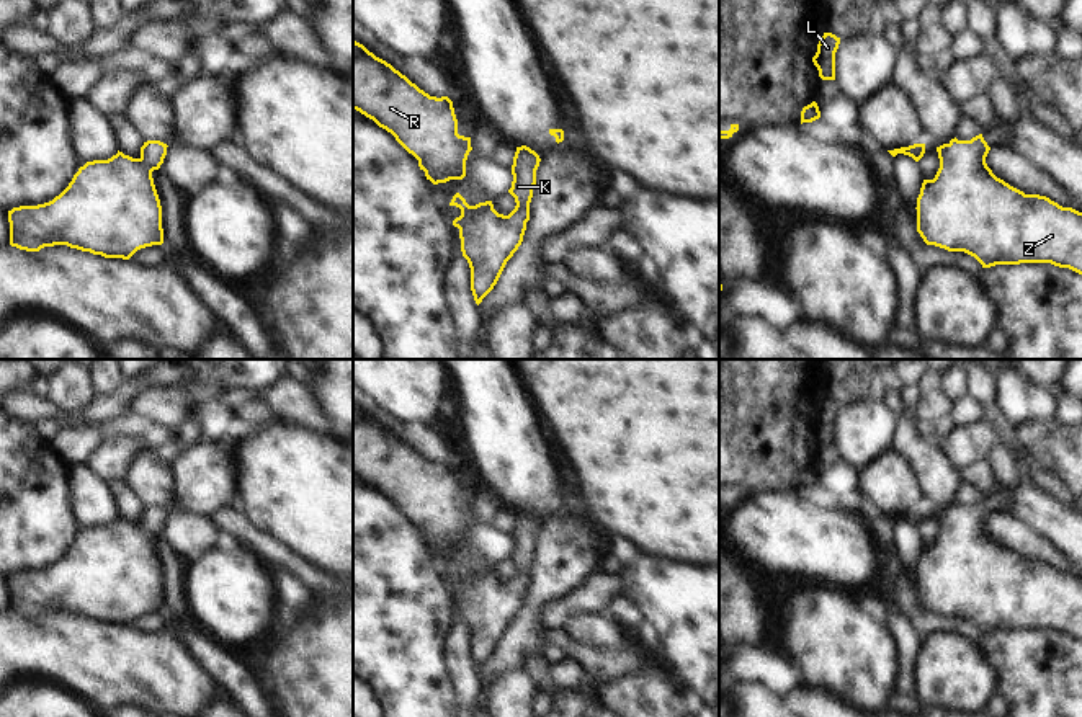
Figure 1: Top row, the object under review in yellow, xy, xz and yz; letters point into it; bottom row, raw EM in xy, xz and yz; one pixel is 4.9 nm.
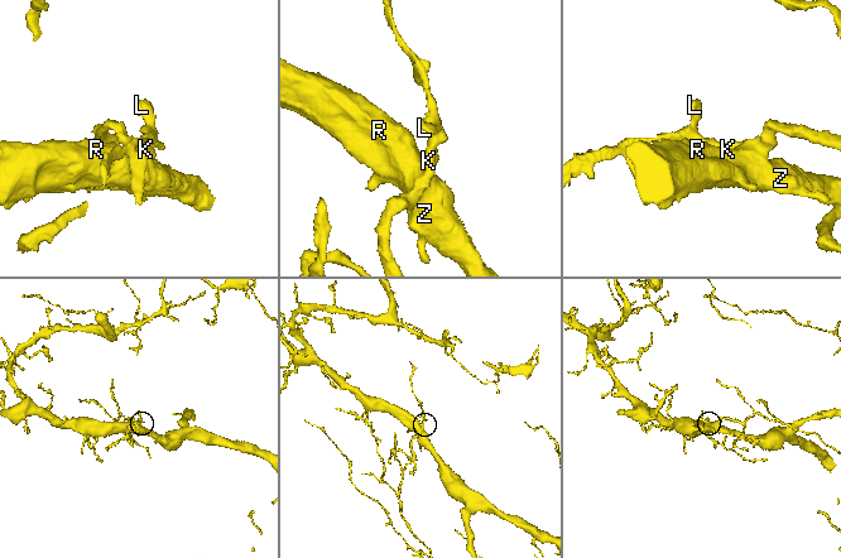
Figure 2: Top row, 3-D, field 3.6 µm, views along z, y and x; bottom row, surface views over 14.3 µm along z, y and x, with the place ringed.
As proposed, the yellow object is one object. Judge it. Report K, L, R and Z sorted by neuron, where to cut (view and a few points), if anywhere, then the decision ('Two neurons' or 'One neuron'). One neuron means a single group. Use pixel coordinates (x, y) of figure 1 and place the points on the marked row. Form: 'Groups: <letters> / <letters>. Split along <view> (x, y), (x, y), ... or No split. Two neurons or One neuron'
Groups: K L R Z. No split. One neuron.

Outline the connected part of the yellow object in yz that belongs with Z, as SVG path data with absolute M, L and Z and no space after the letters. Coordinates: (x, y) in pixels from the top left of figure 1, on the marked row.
M982 134L971 140L951 139L937 147L940 168L933 180L923 180L917 198L917 232L927 245L948 252L964 252L974 256L982 268L995 265L1051 263L1082 274L1082 212L1062 207L1046 196L1025 194L997 178L986 163L990 147Z

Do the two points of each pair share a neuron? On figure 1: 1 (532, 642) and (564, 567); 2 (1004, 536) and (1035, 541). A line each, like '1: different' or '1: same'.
1: same
2: same

